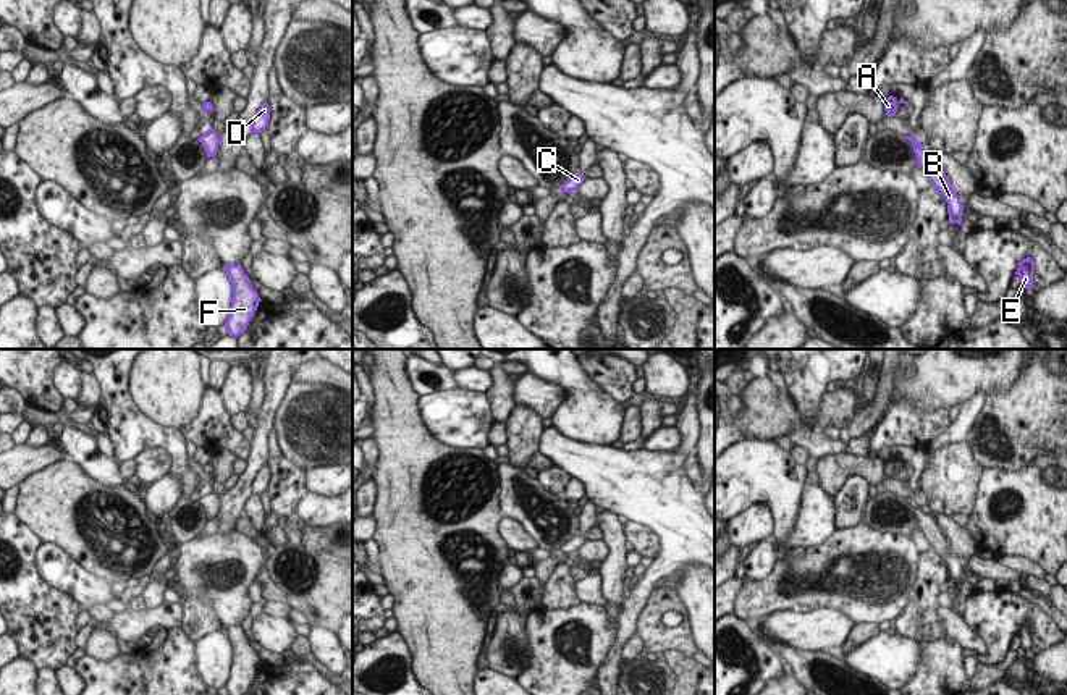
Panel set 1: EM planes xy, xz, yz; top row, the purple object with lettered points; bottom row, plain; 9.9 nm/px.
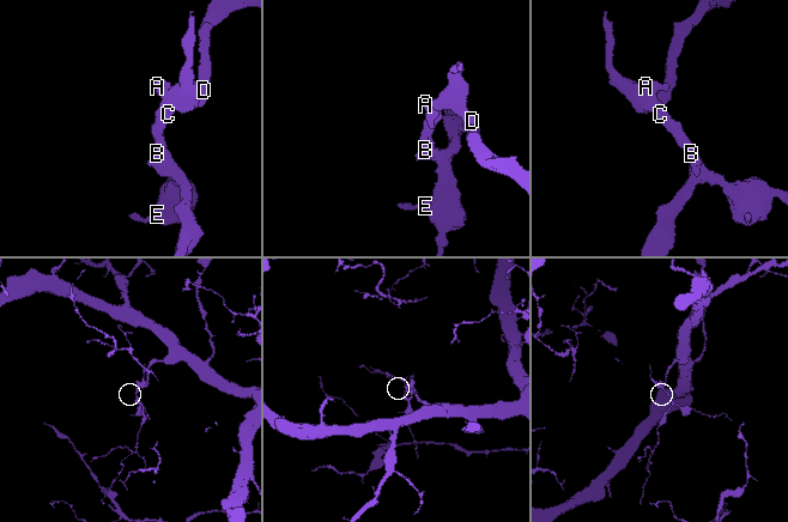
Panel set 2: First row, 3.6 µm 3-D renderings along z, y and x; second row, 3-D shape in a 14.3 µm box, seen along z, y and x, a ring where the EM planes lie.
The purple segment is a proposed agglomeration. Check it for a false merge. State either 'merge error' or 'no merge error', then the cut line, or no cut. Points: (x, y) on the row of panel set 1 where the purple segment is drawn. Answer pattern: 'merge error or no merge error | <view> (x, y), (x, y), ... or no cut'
no merge error | no cut

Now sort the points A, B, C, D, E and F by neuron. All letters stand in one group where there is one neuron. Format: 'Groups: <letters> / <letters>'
Groups: A B C D E F

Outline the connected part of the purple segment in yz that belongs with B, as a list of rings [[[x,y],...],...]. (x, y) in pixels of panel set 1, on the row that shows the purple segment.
[[[905,136],[905,139],[909,139],[913,145],[913,154],[917,157],[918,168],[925,171],[930,183],[946,199],[949,221],[960,225],[964,205],[960,202],[960,197],[954,191],[952,184],[949,183],[946,173],[939,166],[938,157],[933,152],[925,152],[922,144],[917,142],[913,136]]]

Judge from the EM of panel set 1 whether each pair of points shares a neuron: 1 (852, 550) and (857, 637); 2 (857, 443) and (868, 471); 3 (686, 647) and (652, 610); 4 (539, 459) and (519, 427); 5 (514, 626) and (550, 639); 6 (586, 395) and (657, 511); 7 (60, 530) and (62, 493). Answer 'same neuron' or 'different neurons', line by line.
1: different neurons
2: different neurons
3: same neuron
4: different neurons
5: different neurons
6: different neurons
7: same neuron

